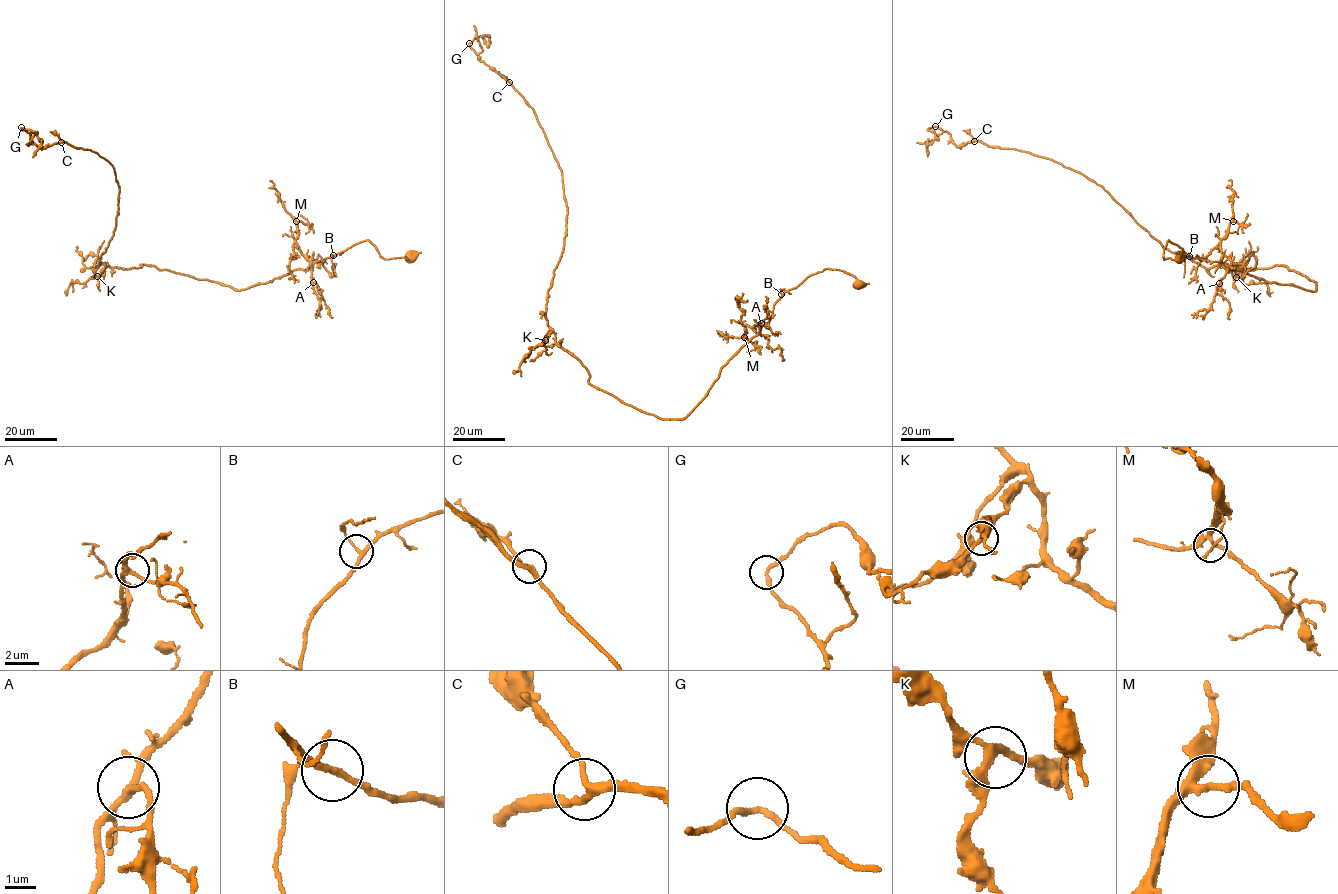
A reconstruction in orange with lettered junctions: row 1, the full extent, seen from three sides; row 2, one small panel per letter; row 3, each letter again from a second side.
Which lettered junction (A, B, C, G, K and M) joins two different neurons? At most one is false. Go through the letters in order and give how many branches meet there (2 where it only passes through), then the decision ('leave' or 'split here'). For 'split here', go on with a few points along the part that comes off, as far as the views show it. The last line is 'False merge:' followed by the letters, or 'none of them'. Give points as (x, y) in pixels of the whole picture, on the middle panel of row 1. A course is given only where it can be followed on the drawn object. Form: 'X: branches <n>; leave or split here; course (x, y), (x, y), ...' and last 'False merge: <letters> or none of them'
A: branches 3; leave
B: branches 3; leave
C: branches 3; leave
G: branches 2; leave
K: branches 3; leave
M: branches 3; leave
False merge: none of them

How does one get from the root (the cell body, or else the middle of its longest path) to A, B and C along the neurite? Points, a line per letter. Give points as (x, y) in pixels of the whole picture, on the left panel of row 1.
A: (409, 258), (384, 259), (374, 245), (365, 240), (323, 261), (316, 262), (312, 270), (313, 282)
B: (409, 258), (384, 259), (367, 240), (333, 255)
C: (409, 258), (384, 259), (365, 240), (240, 290), (153, 266), (97, 268), (116, 225), (114, 169), (61, 142)

